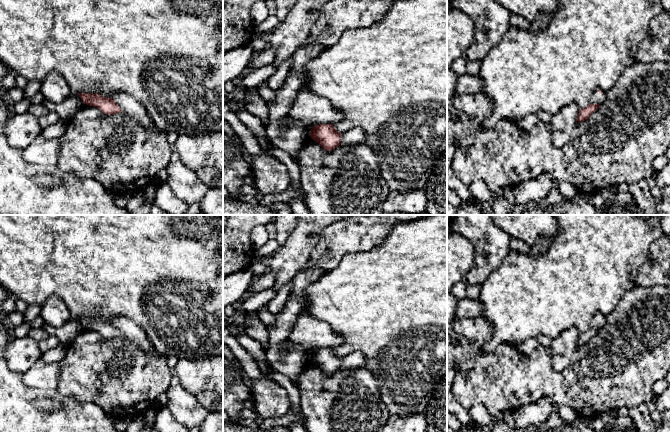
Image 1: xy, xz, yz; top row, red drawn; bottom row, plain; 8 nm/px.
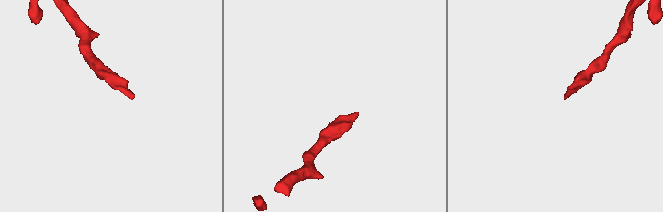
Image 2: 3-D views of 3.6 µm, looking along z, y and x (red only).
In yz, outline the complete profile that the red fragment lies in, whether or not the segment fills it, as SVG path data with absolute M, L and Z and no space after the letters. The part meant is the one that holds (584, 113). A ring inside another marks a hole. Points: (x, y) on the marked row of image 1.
M600 90L593 93L590 104L587 107L579 110L577 117L578 123L587 120L591 114L600 107L600 105L603 103L603 96L604 94Z

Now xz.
M319 124L312 127L310 137L326 151L332 151L339 145L364 143L365 131L361 127L354 127L341 134L333 124Z

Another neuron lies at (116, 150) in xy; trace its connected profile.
M86 104L67 122L66 131L59 141L60 155L57 167L60 170L74 172L82 178L92 178L114 195L137 193L154 183L158 173L167 167L172 154L165 131L158 129L149 133L140 122L123 111L107 115L97 107Z

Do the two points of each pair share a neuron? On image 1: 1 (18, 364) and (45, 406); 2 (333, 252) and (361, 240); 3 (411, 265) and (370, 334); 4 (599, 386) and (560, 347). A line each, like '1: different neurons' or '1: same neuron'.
1: different neurons
2: same neuron
3: same neuron
4: different neurons

